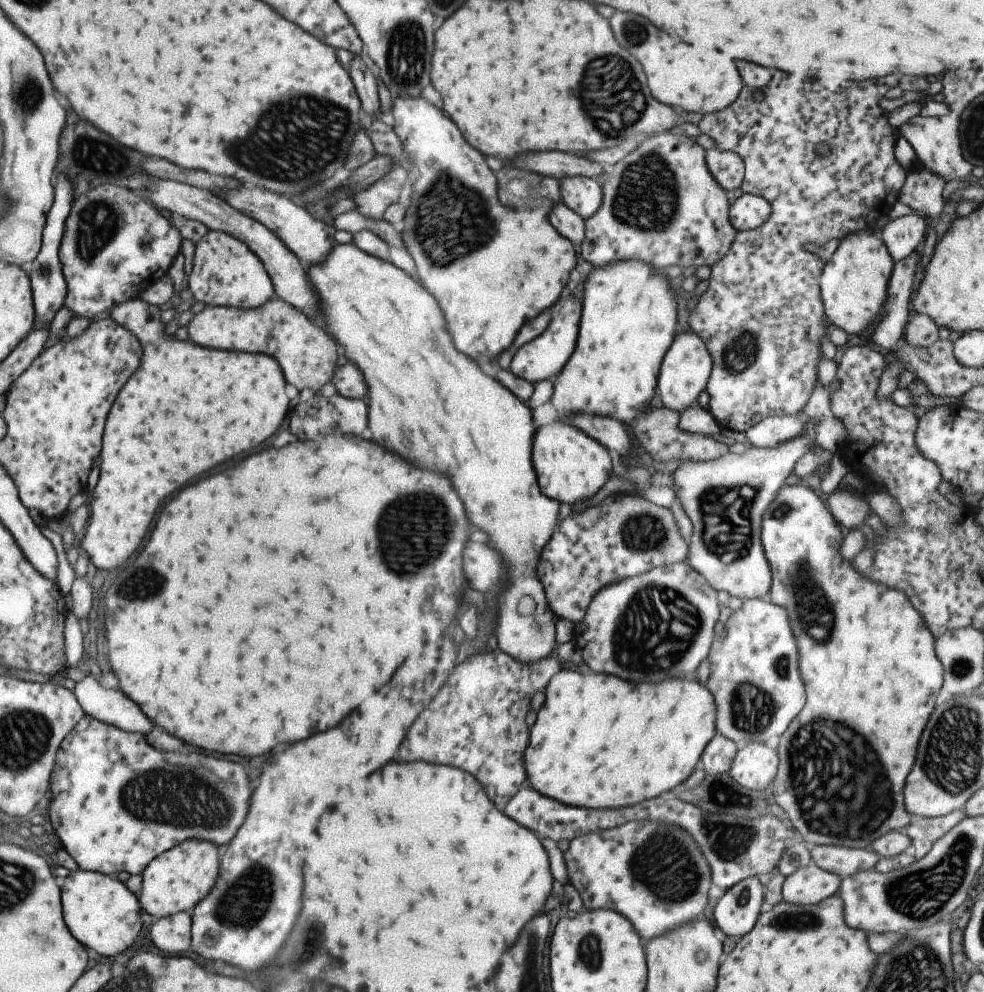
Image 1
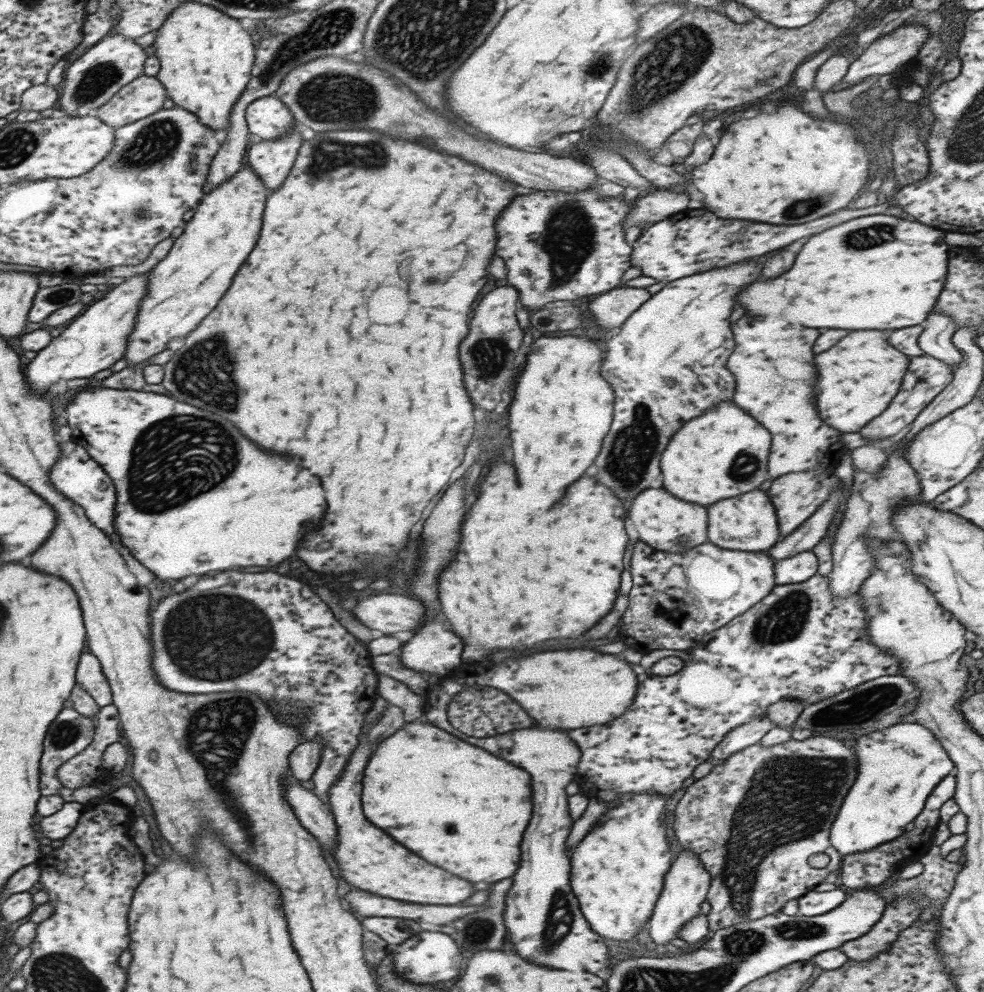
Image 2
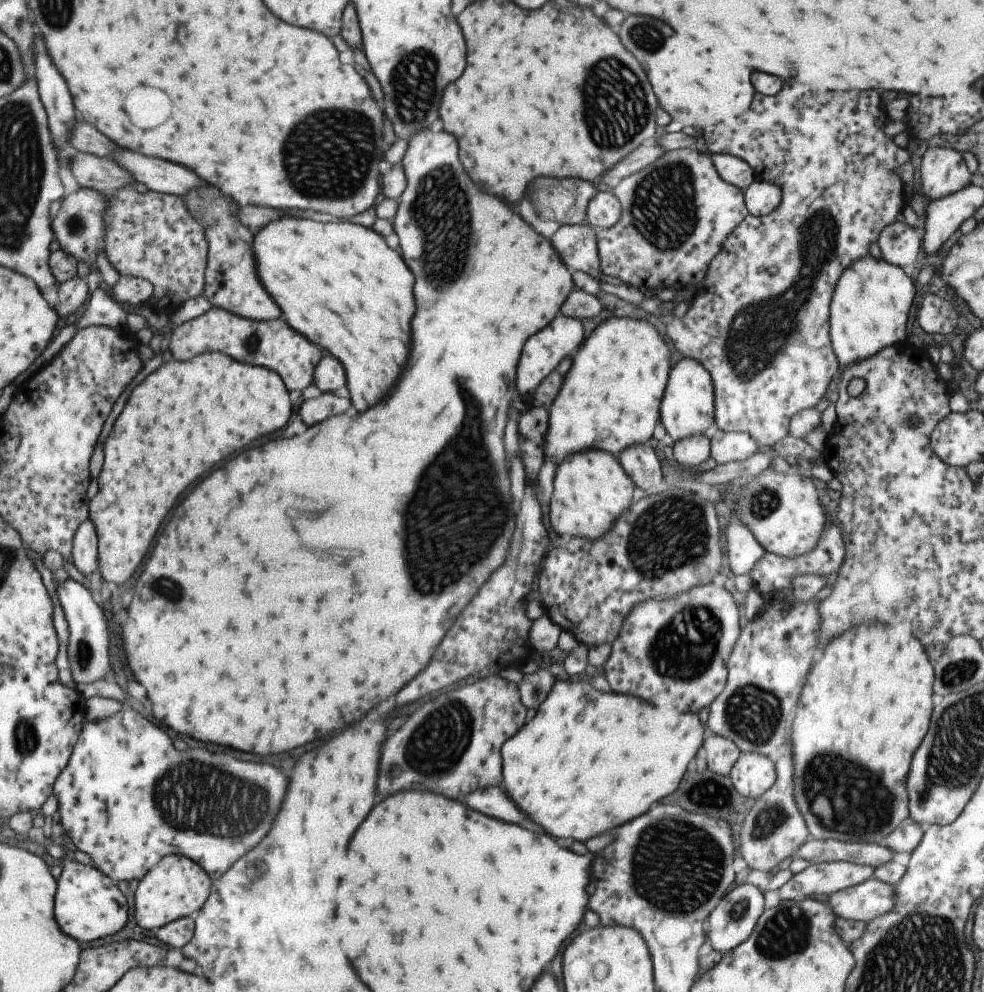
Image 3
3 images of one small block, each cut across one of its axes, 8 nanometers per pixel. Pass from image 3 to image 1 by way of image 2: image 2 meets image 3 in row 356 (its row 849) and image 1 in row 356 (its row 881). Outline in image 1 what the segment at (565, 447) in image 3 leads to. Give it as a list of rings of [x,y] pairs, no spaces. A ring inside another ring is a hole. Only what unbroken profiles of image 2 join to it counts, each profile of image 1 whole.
[[[615,262],[613,266],[605,266],[605,270],[593,270],[587,278],[587,282],[583,284],[583,302],[581,302],[581,322],[579,322],[579,336],[577,336],[577,344],[575,344],[575,350],[573,354],[569,356],[567,364],[563,366],[563,370],[557,374],[555,382],[553,382],[553,392],[551,392],[551,402],[547,404],[549,408],[555,410],[555,418],[559,418],[559,422],[565,422],[565,418],[571,418],[577,414],[601,414],[601,416],[609,416],[613,420],[619,420],[623,424],[629,424],[633,426],[633,422],[637,424],[637,416],[641,410],[649,410],[649,404],[651,400],[655,398],[655,386],[657,386],[657,376],[659,376],[659,368],[661,368],[661,362],[663,362],[663,356],[665,352],[669,350],[669,346],[673,344],[675,340],[675,302],[673,302],[673,294],[671,290],[667,288],[667,282],[663,276],[659,276],[659,272],[653,272],[649,270],[645,264],[641,262]]]

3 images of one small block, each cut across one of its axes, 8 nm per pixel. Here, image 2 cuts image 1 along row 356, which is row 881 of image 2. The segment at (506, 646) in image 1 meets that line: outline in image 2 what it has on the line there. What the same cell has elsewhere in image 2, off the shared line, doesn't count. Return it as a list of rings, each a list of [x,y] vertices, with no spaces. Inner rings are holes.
[[[367,740],[357,742],[357,748],[351,754],[341,778],[335,782],[333,788],[329,788],[329,804],[337,826],[337,844],[335,844],[333,858],[339,864],[341,874],[347,876],[343,880],[371,894],[379,894],[383,898],[393,898],[401,902],[413,902],[413,904],[457,906],[459,902],[467,900],[473,892],[469,882],[461,878],[453,878],[453,874],[445,874],[445,870],[427,864],[425,860],[417,858],[401,844],[393,842],[385,832],[381,832],[379,828],[371,826],[365,820],[365,816],[361,814],[359,790],[361,790],[361,772],[365,768],[367,758],[369,758],[369,742]]]

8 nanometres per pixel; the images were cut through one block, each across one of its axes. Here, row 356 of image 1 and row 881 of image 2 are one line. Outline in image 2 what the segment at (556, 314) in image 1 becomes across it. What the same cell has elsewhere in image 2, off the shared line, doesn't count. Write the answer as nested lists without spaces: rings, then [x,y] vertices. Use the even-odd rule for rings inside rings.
[[[559,650],[559,652],[541,652],[541,654],[533,654],[533,656],[525,656],[525,658],[515,658],[515,660],[503,660],[501,664],[489,666],[483,674],[473,674],[473,676],[467,674],[465,678],[459,678],[457,682],[451,682],[451,680],[447,680],[447,682],[439,682],[437,688],[429,688],[429,690],[425,692],[425,702],[427,702],[425,718],[427,718],[429,724],[439,726],[441,730],[451,732],[453,736],[459,734],[459,738],[461,738],[463,742],[469,742],[469,744],[473,744],[473,746],[477,746],[477,748],[483,748],[483,750],[487,750],[487,752],[491,752],[491,754],[497,754],[497,758],[505,758],[505,760],[513,762],[515,766],[523,768],[523,770],[529,772],[529,776],[531,776],[531,796],[535,798],[535,800],[533,800],[533,812],[531,812],[531,820],[529,820],[529,824],[527,824],[527,828],[525,828],[525,832],[523,832],[523,838],[521,838],[521,856],[519,856],[519,860],[523,860],[523,862],[519,862],[519,868],[515,870],[515,874],[513,874],[513,878],[511,878],[513,884],[511,884],[511,888],[507,890],[507,896],[505,896],[505,912],[503,912],[503,920],[505,920],[505,928],[507,928],[507,946],[513,946],[513,952],[515,952],[515,954],[519,954],[519,956],[527,956],[525,960],[529,960],[529,962],[533,962],[533,964],[539,964],[539,966],[545,966],[545,968],[555,968],[555,970],[577,970],[577,968],[579,968],[579,970],[585,970],[585,972],[591,972],[591,974],[597,974],[597,970],[609,968],[609,954],[607,954],[607,948],[605,948],[603,940],[601,940],[597,934],[593,934],[593,932],[589,930],[589,924],[583,920],[583,916],[581,916],[581,912],[579,912],[579,908],[577,908],[577,900],[573,898],[571,888],[569,888],[569,852],[565,850],[565,836],[569,834],[571,820],[569,820],[567,800],[565,800],[567,796],[565,796],[563,788],[571,782],[571,776],[573,776],[575,764],[573,764],[573,740],[569,740],[569,736],[567,736],[565,730],[569,730],[569,728],[583,728],[583,726],[595,726],[595,724],[605,724],[605,722],[609,722],[609,720],[613,720],[613,718],[625,714],[625,712],[629,710],[629,706],[633,704],[633,698],[635,698],[635,694],[637,694],[637,684],[639,684],[639,682],[635,680],[633,670],[629,670],[629,666],[627,666],[627,662],[623,660],[621,654],[619,654],[619,660],[615,660],[615,658],[609,656],[609,654],[597,654],[597,656],[593,656],[591,660],[587,660],[587,650]],[[475,682],[477,682],[477,684],[485,684],[485,686],[493,686],[493,688],[497,688],[497,690],[509,694],[509,696],[511,696],[521,708],[525,708],[525,712],[535,720],[535,726],[525,728],[525,730],[519,730],[519,732],[511,732],[511,734],[493,736],[493,738],[471,738],[471,736],[465,736],[465,734],[457,732],[457,730],[447,722],[447,706],[449,706],[449,702],[451,702],[451,698],[453,698],[455,694],[459,694],[465,686],[471,686],[471,684],[475,684]],[[563,710],[565,710],[565,716],[567,716],[565,720],[567,720],[567,726],[569,726],[569,728],[551,728],[551,726],[545,724],[545,720],[553,720],[555,716],[561,716]]]

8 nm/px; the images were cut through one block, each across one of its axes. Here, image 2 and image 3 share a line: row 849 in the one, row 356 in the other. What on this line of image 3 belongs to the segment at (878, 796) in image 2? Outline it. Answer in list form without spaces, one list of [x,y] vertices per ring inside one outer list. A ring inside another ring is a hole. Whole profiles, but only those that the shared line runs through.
[[[865,256],[843,270],[829,306],[829,340],[839,372],[861,364],[867,358],[875,358],[881,350],[905,344],[905,324],[913,294],[913,282],[905,276],[903,268],[897,268],[885,260]]]

